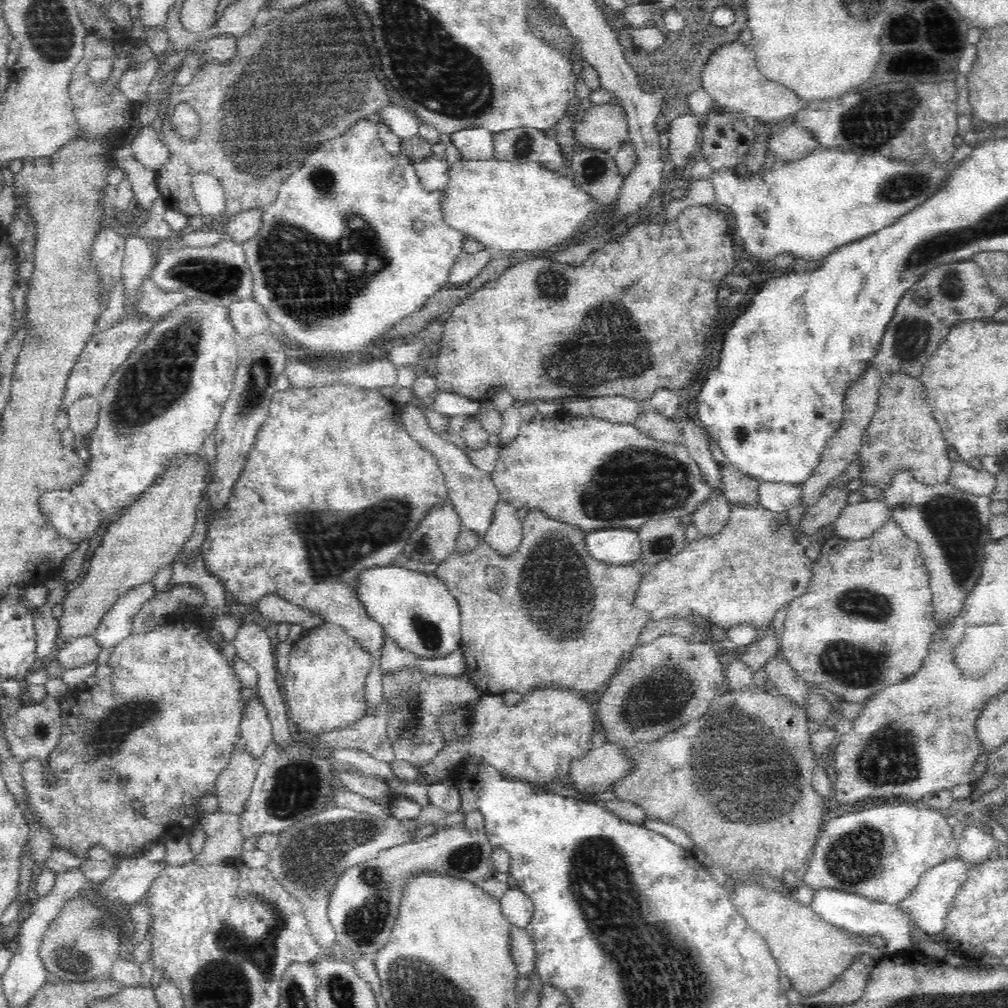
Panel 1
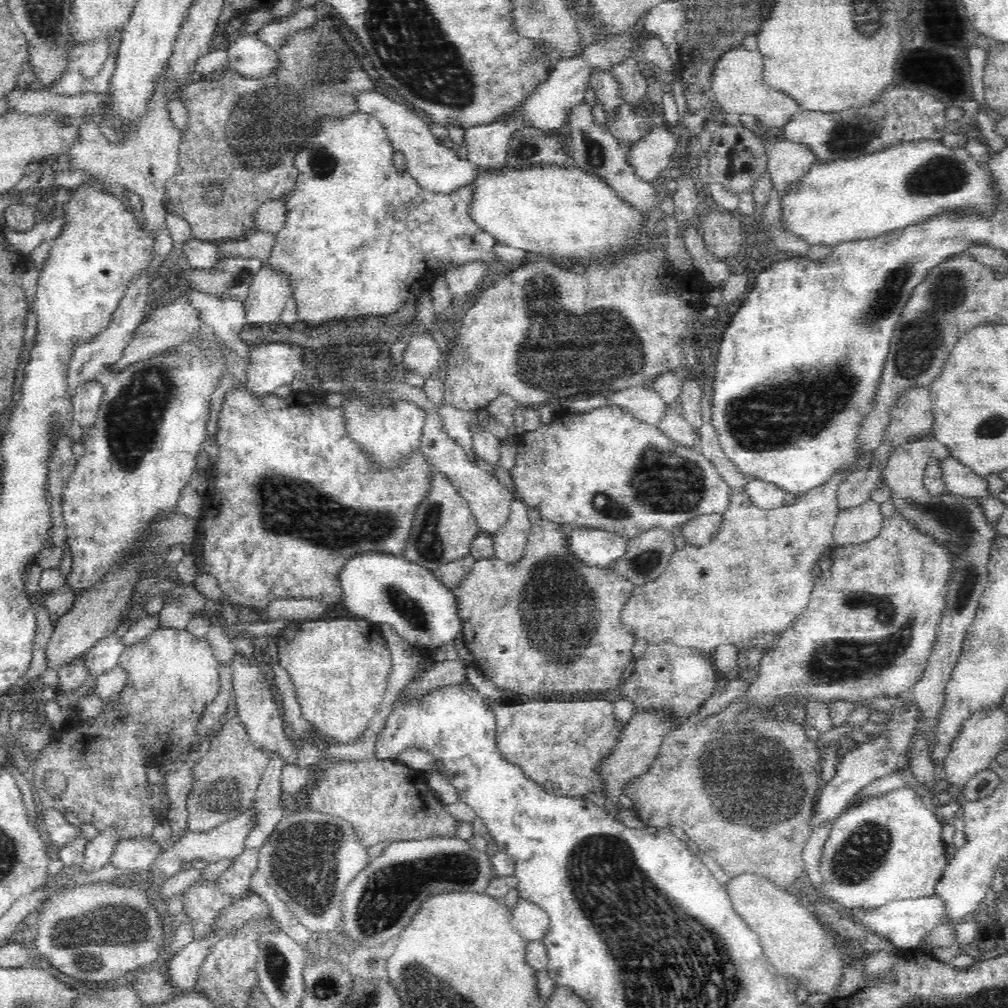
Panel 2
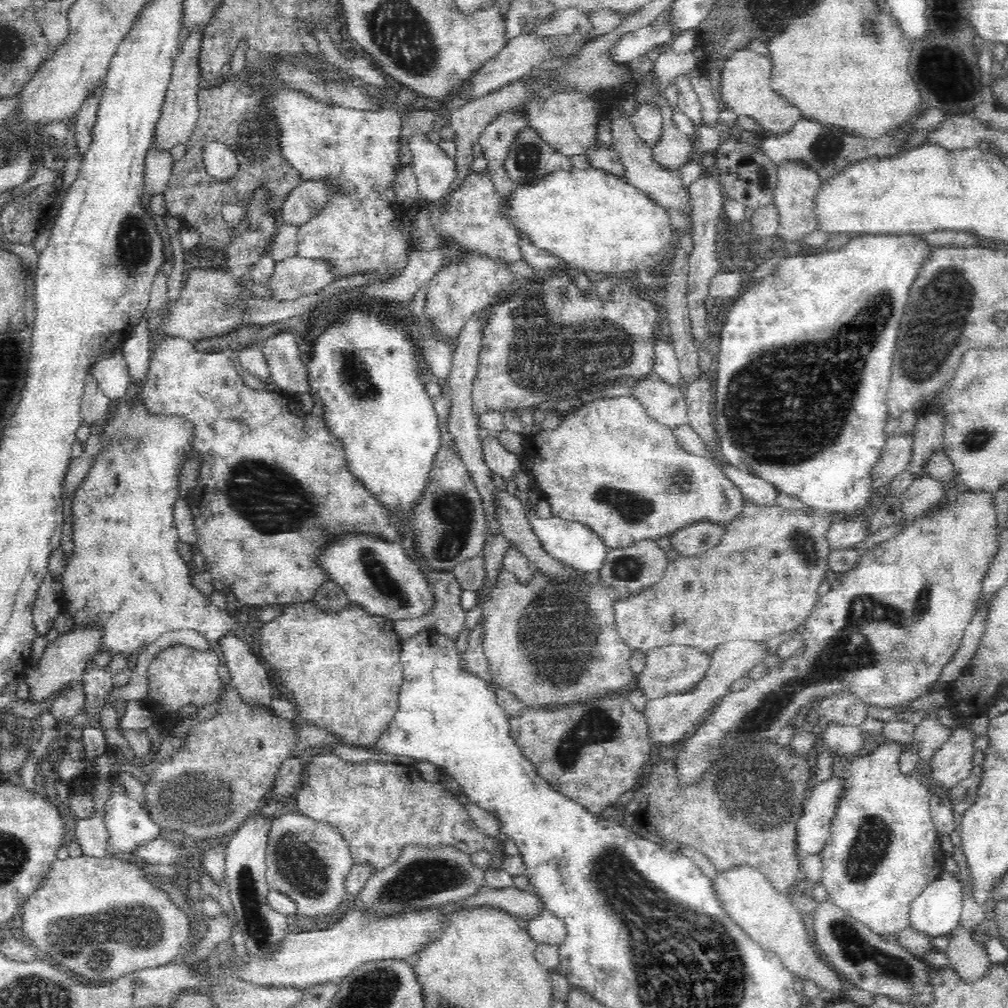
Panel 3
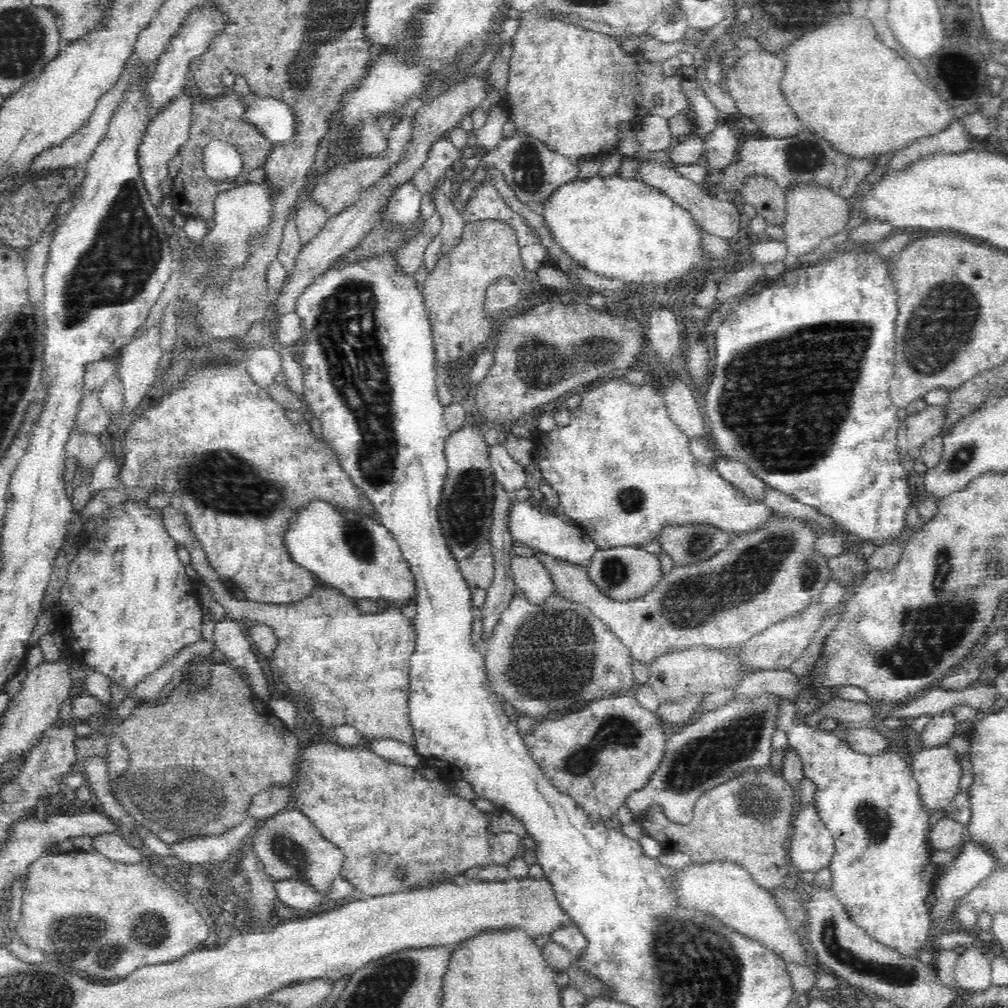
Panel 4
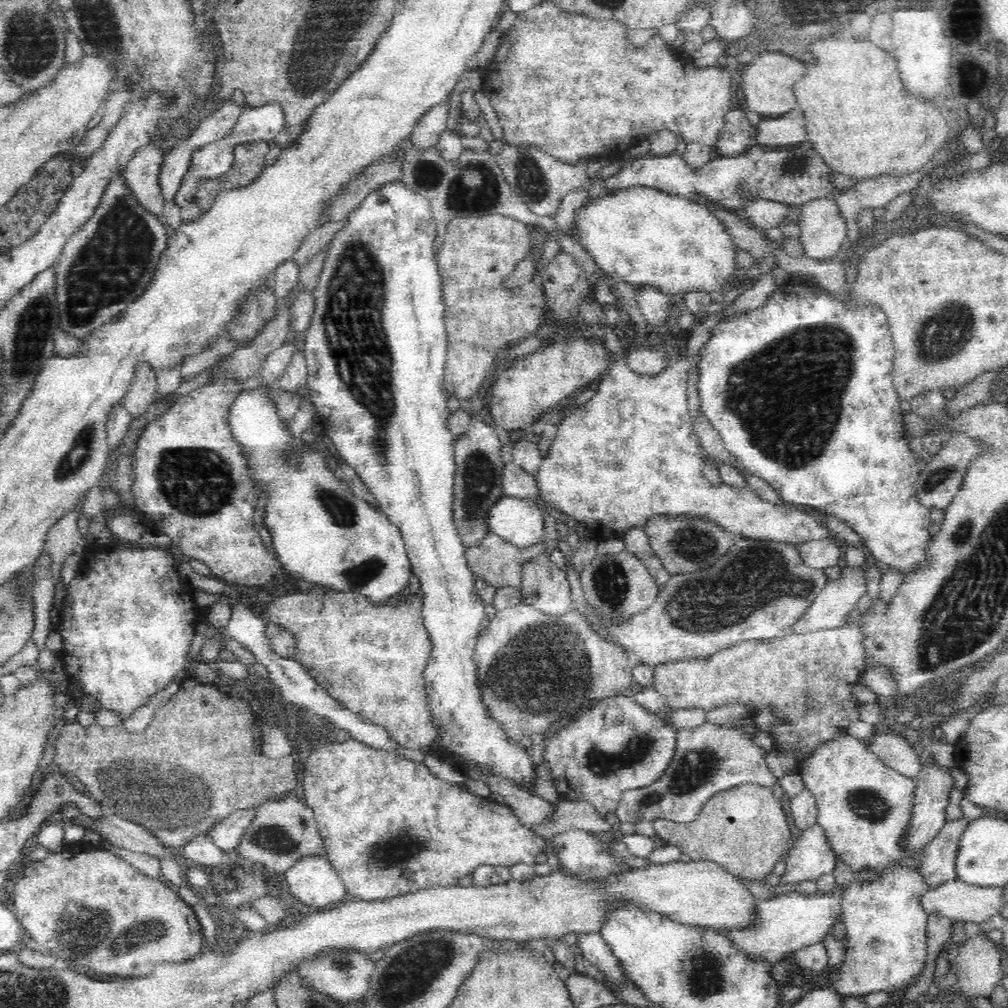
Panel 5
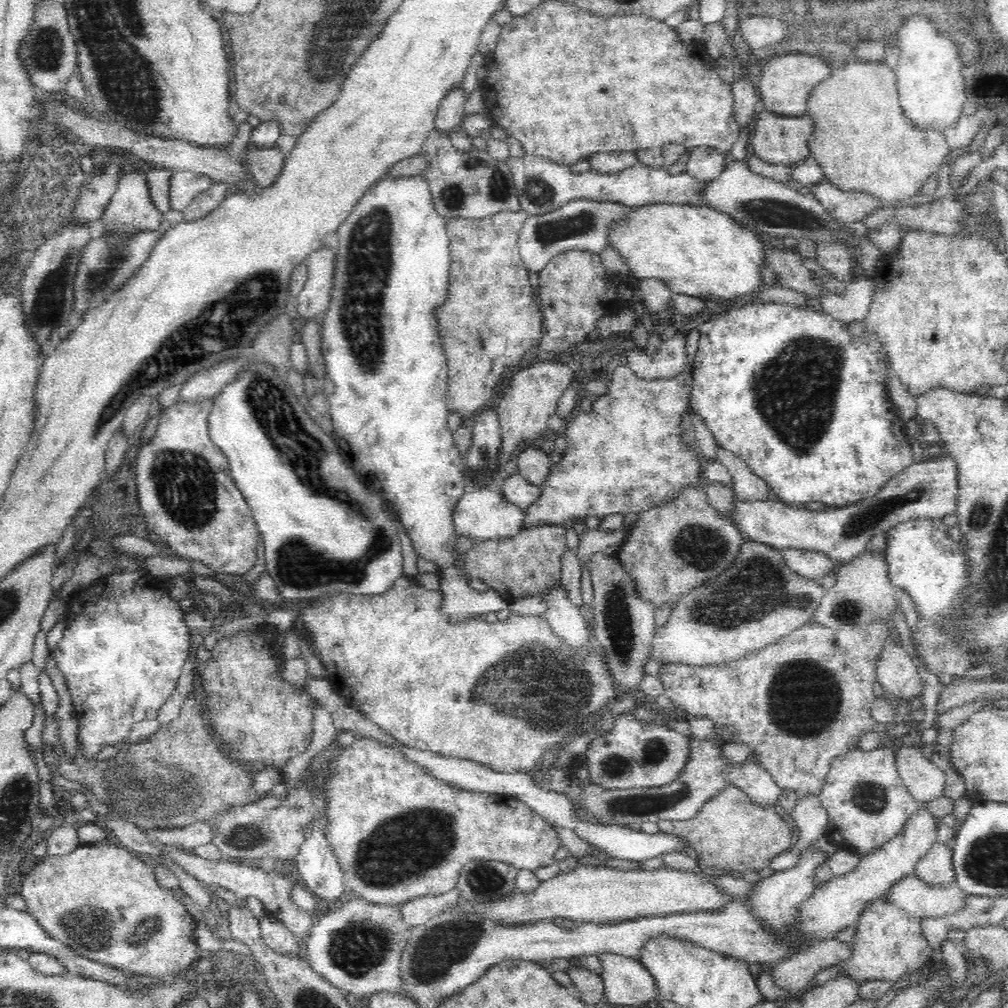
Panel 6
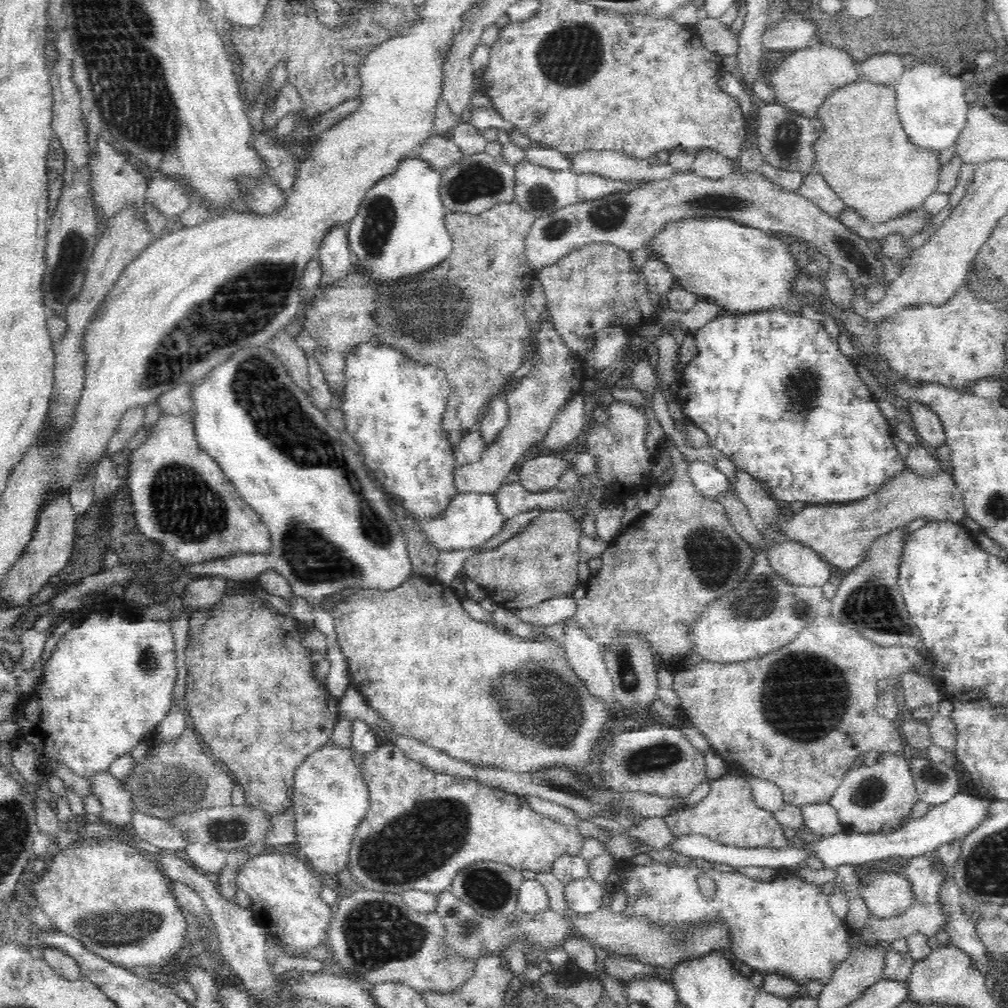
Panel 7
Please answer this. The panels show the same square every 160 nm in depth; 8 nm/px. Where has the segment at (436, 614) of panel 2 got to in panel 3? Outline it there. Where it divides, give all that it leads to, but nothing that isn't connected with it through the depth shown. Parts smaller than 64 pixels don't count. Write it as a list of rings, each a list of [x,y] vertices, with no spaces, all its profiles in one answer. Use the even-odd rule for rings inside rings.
[[[345,535],[321,554],[321,564],[348,596],[351,607],[391,621],[426,618],[436,604],[428,576],[422,566],[408,557],[400,543],[390,544],[376,536]]]

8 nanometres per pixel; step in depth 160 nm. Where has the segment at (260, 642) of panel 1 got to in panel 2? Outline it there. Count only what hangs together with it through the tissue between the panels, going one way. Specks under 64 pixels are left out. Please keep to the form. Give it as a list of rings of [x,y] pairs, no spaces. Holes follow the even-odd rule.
[[[278,751],[271,753],[268,766],[252,804],[252,809],[257,812],[258,825],[254,825],[252,832],[248,834],[244,849],[260,850],[266,839],[276,830],[280,820],[286,815],[279,801],[282,768],[286,764],[287,762],[281,753]]]

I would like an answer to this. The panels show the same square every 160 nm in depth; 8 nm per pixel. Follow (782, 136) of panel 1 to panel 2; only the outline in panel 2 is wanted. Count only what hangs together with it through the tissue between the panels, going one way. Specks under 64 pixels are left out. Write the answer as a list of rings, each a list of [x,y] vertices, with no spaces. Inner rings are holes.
[[[782,140],[774,144],[767,143],[767,171],[771,182],[781,197],[787,188],[802,178],[810,165],[817,160],[814,151],[808,145],[790,140]]]

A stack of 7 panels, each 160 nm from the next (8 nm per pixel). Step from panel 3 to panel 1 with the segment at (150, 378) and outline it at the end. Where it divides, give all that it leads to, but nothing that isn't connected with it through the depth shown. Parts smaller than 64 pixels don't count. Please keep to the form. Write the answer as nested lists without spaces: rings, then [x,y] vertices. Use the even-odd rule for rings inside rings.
[[[330,383],[312,388],[292,388],[292,385],[285,390],[276,391],[270,402],[268,418],[262,425],[254,448],[246,460],[246,466],[240,474],[238,484],[234,486],[234,492],[228,500],[226,512],[218,514],[207,524],[206,541],[202,544],[202,556],[208,569],[226,583],[226,589],[232,593],[234,601],[244,605],[256,605],[260,598],[266,594],[274,593],[282,596],[286,601],[309,610],[314,616],[320,617],[324,623],[341,626],[343,632],[353,638],[357,645],[367,652],[369,656],[368,674],[364,678],[363,702],[365,711],[363,716],[372,716],[376,708],[383,702],[382,678],[383,671],[380,666],[384,642],[387,634],[383,626],[372,619],[366,611],[365,605],[361,602],[358,594],[358,586],[361,583],[361,575],[369,569],[378,569],[392,565],[392,560],[403,553],[411,535],[418,529],[420,520],[434,509],[449,501],[448,485],[444,473],[440,470],[436,455],[422,447],[422,443],[413,439],[404,428],[401,416],[401,406],[393,401],[390,392],[382,387],[363,387],[350,383]]]

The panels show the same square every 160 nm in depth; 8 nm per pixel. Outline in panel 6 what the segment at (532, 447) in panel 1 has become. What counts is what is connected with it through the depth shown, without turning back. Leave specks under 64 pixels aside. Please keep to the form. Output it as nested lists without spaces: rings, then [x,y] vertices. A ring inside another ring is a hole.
[[[623,361],[611,366],[607,377],[607,391],[592,403],[590,412],[580,412],[566,424],[562,436],[566,440],[566,450],[562,460],[552,464],[541,493],[526,508],[525,528],[537,524],[562,525],[567,519],[608,514],[640,514],[658,508],[666,500],[678,498],[682,490],[702,490],[707,483],[702,475],[703,459],[696,444],[684,439],[684,414],[690,409],[692,393],[693,365],[684,368],[672,378],[646,380],[638,377]],[[943,453],[902,470],[876,496],[844,507],[811,511],[782,501],[740,499],[734,494],[731,520],[744,541],[760,542],[780,551],[794,548],[826,552],[839,566],[860,556],[874,536],[885,534],[904,519],[942,518],[954,513],[958,493],[958,463]]]

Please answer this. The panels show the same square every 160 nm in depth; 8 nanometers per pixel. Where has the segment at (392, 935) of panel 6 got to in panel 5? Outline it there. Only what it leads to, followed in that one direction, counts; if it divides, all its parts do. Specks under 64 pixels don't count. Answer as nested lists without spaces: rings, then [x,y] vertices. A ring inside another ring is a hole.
[[[333,952],[320,956],[318,960],[302,962],[296,970],[301,980],[301,986],[309,992],[325,994],[343,1006],[358,1002],[366,992],[369,985],[369,976],[374,970],[376,960],[371,959],[372,954],[358,954],[357,952]]]

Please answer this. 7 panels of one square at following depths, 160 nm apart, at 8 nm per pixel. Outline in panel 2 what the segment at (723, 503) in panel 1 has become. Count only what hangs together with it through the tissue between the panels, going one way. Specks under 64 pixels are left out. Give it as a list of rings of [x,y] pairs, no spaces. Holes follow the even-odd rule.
[[[714,511],[710,514],[699,514],[680,526],[678,532],[684,536],[687,544],[706,546],[720,530],[723,514]]]

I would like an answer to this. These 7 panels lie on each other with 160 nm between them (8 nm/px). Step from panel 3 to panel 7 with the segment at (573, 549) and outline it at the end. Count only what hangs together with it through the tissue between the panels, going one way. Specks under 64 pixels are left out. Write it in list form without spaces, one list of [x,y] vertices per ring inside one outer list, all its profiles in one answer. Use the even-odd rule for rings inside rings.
[[[467,492],[460,493],[454,497],[454,500],[450,502],[450,506],[446,508],[446,512],[442,512],[442,514],[440,514],[438,518],[434,518],[434,520],[417,522],[415,518],[412,519],[414,519],[414,521],[420,525],[421,530],[429,536],[430,541],[436,544],[444,552],[482,546],[484,542],[488,542],[490,538],[495,538],[502,531],[506,515],[500,510],[500,505],[498,505],[498,499],[496,499],[495,493]]]

